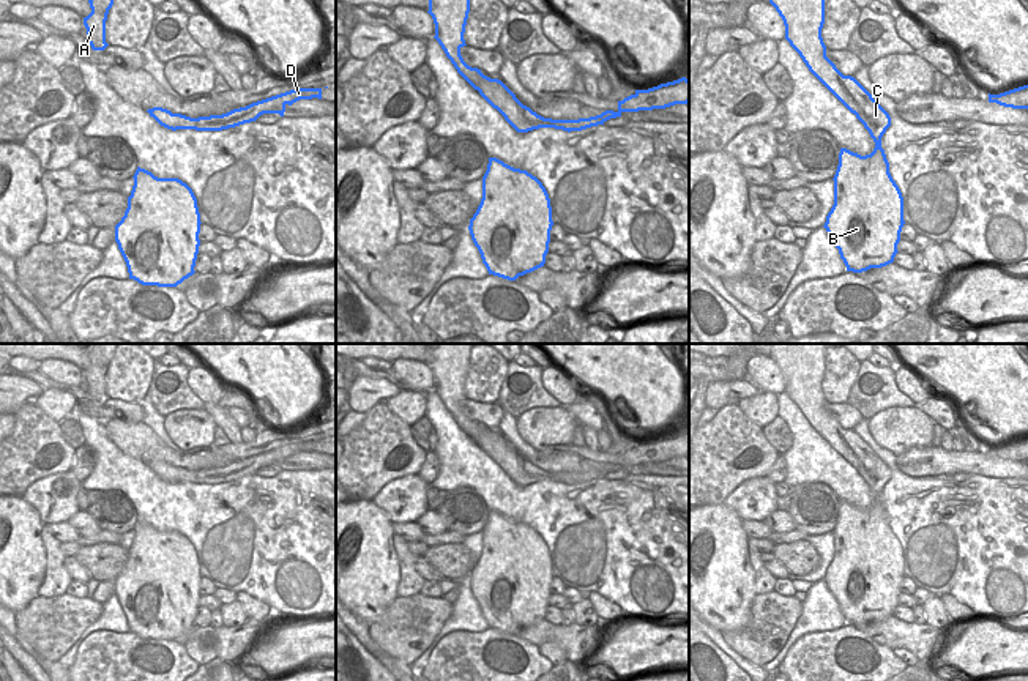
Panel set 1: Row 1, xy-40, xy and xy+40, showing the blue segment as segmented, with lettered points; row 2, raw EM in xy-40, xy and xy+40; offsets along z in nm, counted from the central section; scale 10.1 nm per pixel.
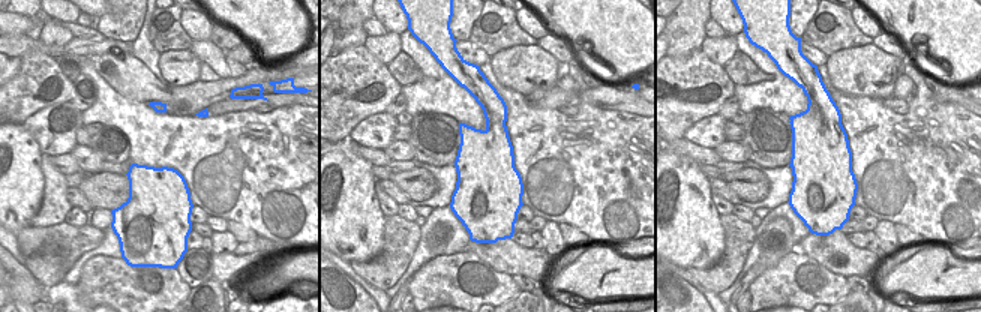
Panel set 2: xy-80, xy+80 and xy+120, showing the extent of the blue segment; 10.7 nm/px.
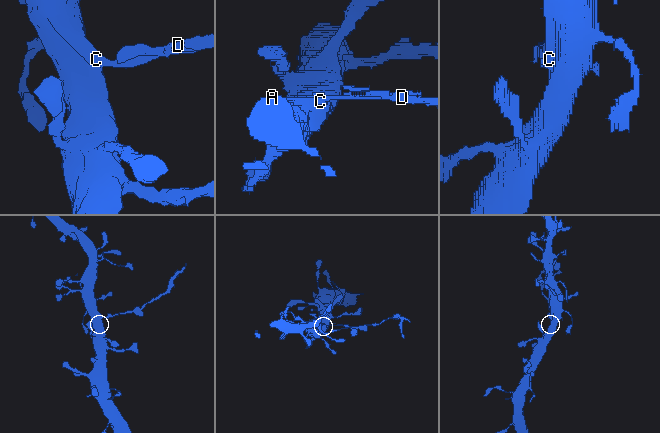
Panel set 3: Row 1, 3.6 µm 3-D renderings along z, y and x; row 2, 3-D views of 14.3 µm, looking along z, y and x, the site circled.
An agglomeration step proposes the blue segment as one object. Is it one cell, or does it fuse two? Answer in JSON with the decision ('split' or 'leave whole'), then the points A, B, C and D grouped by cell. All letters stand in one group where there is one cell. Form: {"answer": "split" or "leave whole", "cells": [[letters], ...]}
{"answer": "split", "cells": [["A", "B", "C"], ["D"]]}

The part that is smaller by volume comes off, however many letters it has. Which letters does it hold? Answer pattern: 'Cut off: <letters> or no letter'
Cut off: D

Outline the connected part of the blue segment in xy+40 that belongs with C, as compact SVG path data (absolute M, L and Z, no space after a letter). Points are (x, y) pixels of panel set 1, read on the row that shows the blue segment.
M769 0L785 25L785 39L799 54L809 71L864 125L875 142L870 154L861 156L840 148L834 175L834 205L826 216L825 229L839 249L847 271L862 273L894 262L903 221L903 197L889 173L889 162L881 148L881 137L891 126L889 114L851 76L844 76L826 57L821 38L825 0Z

